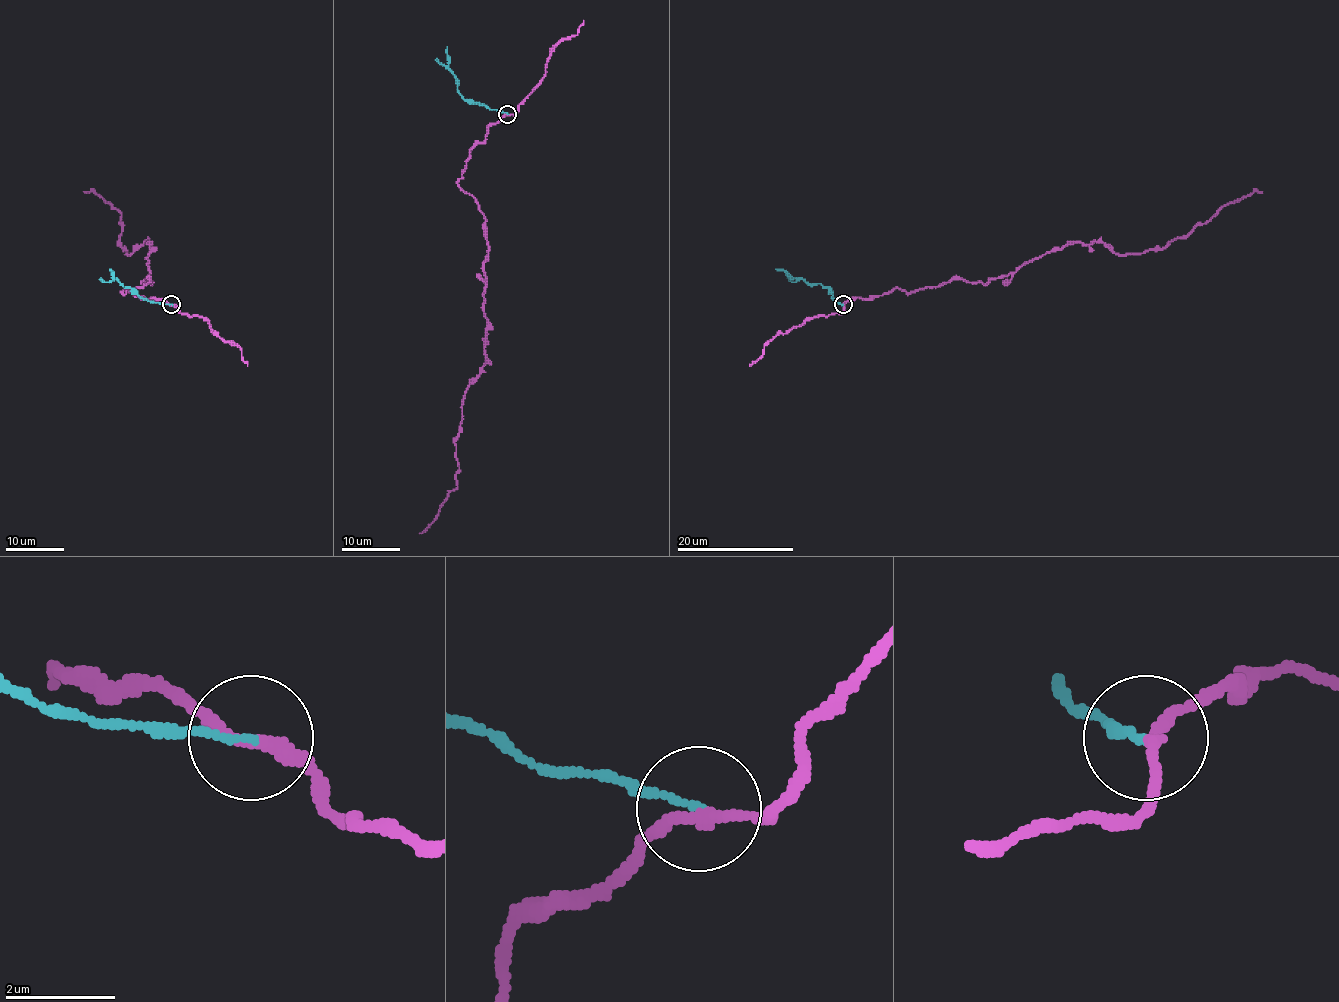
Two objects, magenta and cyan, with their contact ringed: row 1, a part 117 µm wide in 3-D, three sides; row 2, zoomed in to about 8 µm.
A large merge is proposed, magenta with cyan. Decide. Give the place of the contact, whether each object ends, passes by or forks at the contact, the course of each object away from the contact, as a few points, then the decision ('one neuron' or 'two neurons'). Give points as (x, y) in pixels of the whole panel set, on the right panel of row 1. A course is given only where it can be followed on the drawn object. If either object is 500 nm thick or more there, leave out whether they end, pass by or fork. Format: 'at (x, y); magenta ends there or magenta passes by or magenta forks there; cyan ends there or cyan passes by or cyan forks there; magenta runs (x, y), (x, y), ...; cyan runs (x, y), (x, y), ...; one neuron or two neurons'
at (843, 304); magenta passes by; cyan ends there; magenta runs (843, 304), (896, 288), (984, 283), (1074, 242), (1102, 241), (1123, 254), (1161, 250), (1222, 206), (1262, 191); cyan runs (843, 304), (834, 300), (833, 291), (819, 283), (790, 278), (783, 270), (776, 269); two neurons

